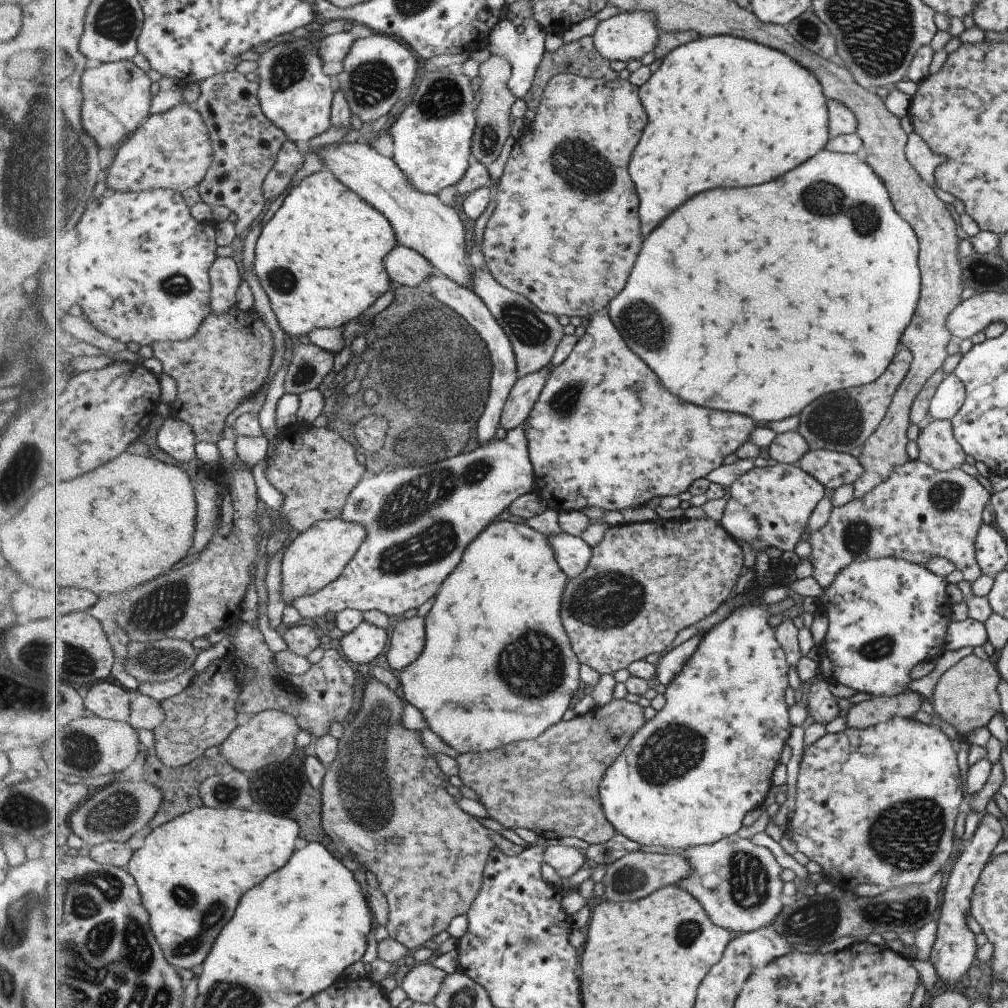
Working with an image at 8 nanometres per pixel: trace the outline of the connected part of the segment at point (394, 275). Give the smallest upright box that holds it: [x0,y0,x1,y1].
[385,244,437,288]

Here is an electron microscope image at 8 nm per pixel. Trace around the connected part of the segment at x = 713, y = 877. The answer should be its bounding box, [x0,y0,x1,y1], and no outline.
[679,834,784,935]

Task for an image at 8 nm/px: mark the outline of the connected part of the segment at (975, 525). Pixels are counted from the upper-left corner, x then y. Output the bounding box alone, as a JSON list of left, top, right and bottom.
[781,459,990,590]

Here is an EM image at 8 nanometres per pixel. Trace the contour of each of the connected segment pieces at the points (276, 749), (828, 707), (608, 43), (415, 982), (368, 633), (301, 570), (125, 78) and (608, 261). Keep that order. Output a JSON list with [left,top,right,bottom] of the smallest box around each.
[[219,710,301,774],[808,673,839,725],[594,12,659,62],[401,962,447,1003],[337,621,390,664],[281,518,369,605],[82,59,153,147],[482,73,647,318]]

